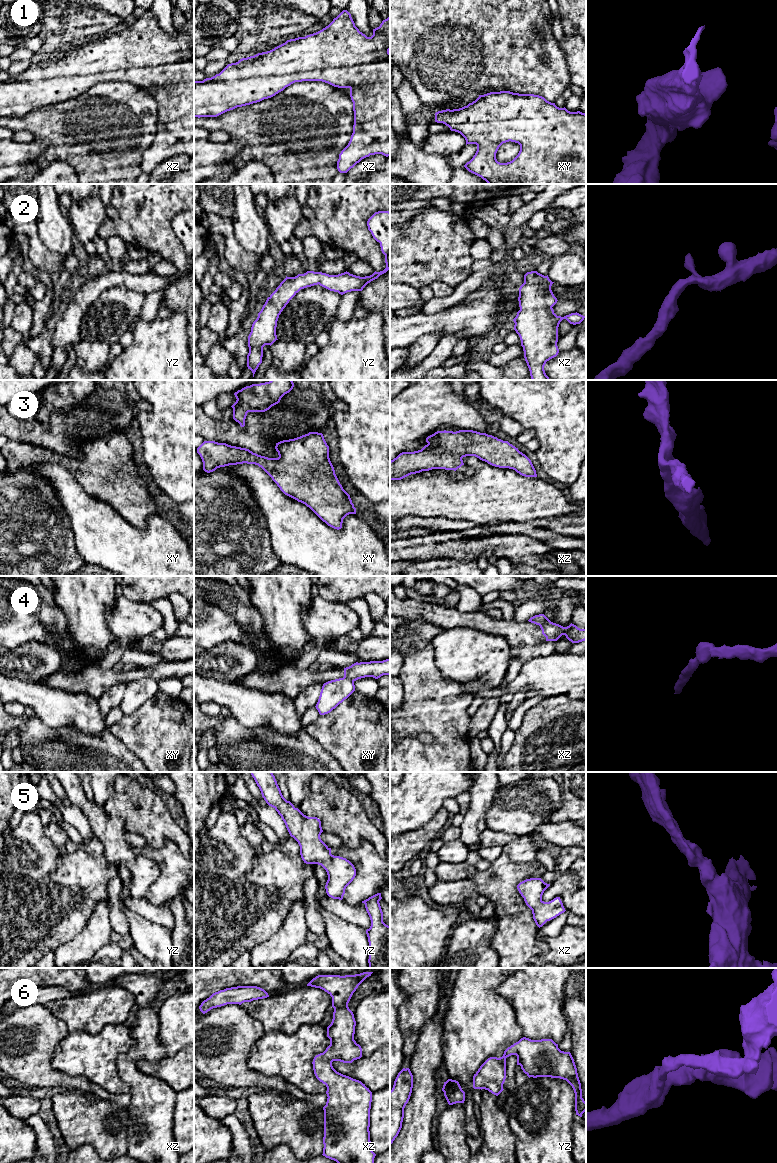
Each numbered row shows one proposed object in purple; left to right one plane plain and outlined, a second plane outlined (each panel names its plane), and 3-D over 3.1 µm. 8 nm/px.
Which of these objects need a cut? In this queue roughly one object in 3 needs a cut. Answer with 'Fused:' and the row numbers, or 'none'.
Fused: 4

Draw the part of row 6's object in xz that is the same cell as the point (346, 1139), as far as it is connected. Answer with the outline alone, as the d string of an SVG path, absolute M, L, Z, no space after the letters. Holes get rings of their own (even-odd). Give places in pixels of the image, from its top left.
M363 972L355 975L318 975L313 978L307 986L320 988L332 997L332 1007L334 1008L333 1019L327 1027L327 1037L330 1045L323 1053L316 1055L313 1059L313 1070L316 1078L327 1087L327 1102L324 1110L324 1137L323 1137L323 1156L337 1163L374 1163L376 1154L372 1151L370 1141L370 1109L372 1102L372 1092L361 1081L337 1072L333 1066L333 1061L352 1063L362 1057L362 1048L354 1040L356 1021L353 1012L349 1009L348 1003L358 986L373 972Z

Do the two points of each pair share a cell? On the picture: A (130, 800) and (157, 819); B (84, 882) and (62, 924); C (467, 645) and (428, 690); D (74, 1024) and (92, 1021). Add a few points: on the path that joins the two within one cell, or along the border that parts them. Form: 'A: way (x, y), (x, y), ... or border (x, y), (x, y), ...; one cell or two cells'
A: way (137, 804), (150, 815); one cell
B: way (73, 891), (65, 899), (64, 913); one cell
C: border (435, 651), (439, 672), (462, 685); two cells
D: way (78, 1021), (88, 1021); one cell

